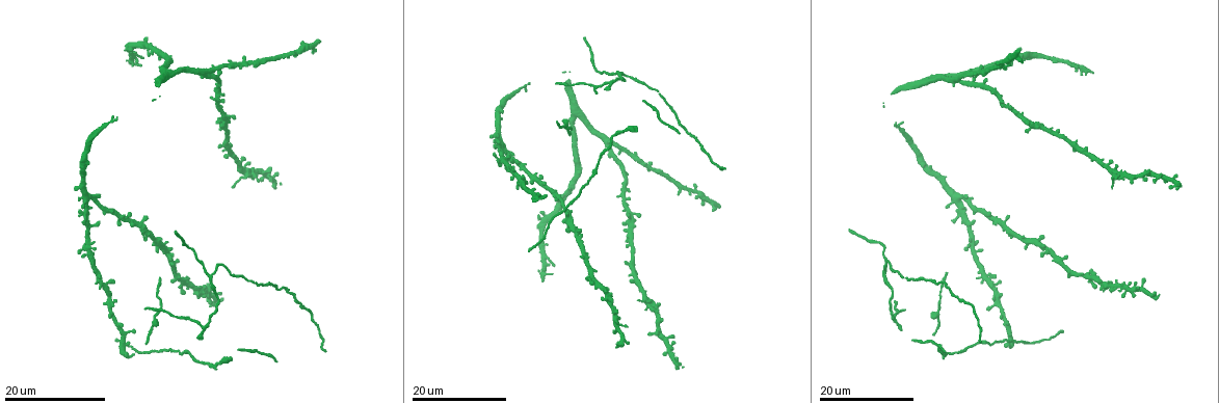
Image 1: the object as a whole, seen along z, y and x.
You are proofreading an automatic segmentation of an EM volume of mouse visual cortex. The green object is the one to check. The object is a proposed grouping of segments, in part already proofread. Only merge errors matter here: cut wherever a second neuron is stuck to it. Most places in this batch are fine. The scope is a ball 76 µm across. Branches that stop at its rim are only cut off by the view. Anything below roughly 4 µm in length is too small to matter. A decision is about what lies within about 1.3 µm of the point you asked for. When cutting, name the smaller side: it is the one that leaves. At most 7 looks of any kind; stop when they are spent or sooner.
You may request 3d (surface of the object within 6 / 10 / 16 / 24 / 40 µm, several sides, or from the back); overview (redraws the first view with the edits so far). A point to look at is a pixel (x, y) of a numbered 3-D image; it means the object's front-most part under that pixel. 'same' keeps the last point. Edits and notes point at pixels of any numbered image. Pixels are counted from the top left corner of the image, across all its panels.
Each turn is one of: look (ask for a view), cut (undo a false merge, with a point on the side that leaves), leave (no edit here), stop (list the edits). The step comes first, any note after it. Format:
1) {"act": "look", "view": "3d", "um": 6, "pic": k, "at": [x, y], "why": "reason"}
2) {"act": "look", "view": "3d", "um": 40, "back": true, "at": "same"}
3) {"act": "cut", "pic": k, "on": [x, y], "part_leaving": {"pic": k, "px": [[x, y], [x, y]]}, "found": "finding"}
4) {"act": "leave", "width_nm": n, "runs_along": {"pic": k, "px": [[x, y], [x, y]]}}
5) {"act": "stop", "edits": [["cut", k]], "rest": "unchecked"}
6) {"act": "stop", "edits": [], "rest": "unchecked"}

{"act": "look", "view": "3d", "um": 16, "pic": 1, "at": [885, 270], "why": "branch point"}

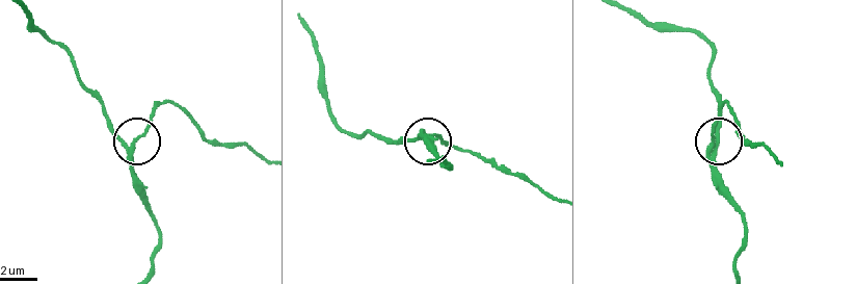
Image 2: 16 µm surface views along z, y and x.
{"act": "look", "view": "3d", "um": 10, "pic": 2, "at": [128, 144], "why": "zoom in"}

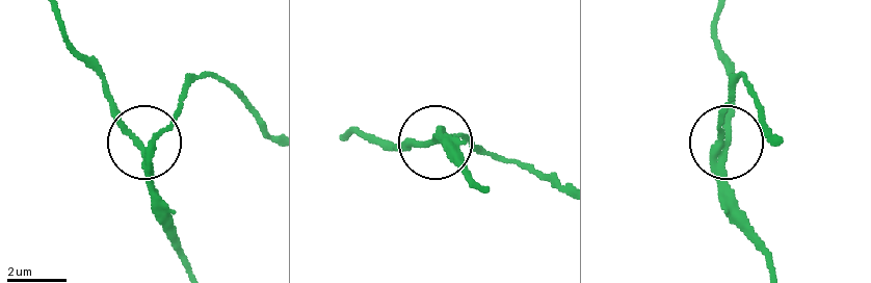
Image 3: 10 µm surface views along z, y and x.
{"act": "leave", "found": "one neuron here"}

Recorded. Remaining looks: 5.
{"act": "look", "view": "3d", "um": 16, "pic": 1, "at": [649, 309], "why": "thin neck"}

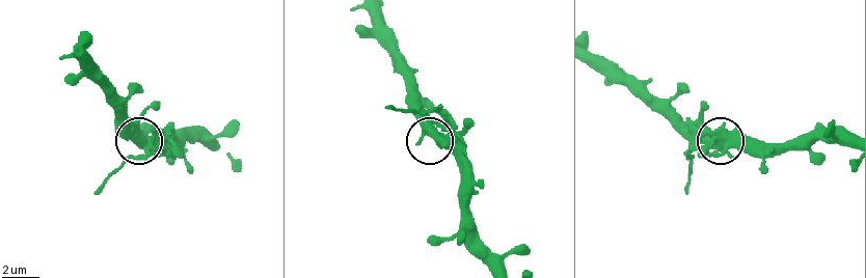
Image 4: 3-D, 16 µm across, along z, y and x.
{"act": "look", "view": "3d", "um": 10, "pic": 4, "at": [144, 136]}

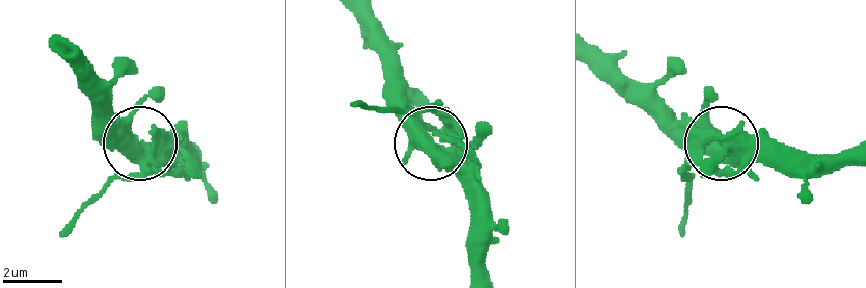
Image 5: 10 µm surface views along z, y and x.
{"act": "look", "view": "3d", "um": 10, "back": true, "pic": 5, "at": [140, 145]}

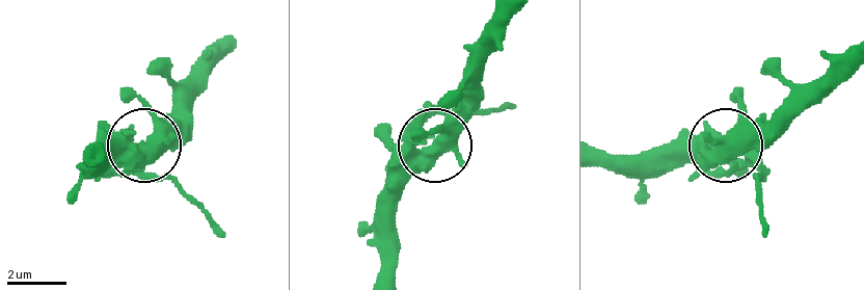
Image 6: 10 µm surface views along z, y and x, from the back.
{"act": "cut", "pic": 6, "on": [132, 129], "found": "a second neuron is stuck on"}

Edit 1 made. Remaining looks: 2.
{"act": "stop", "edits": [["cut", 6]], "rest": "unchecked"}

